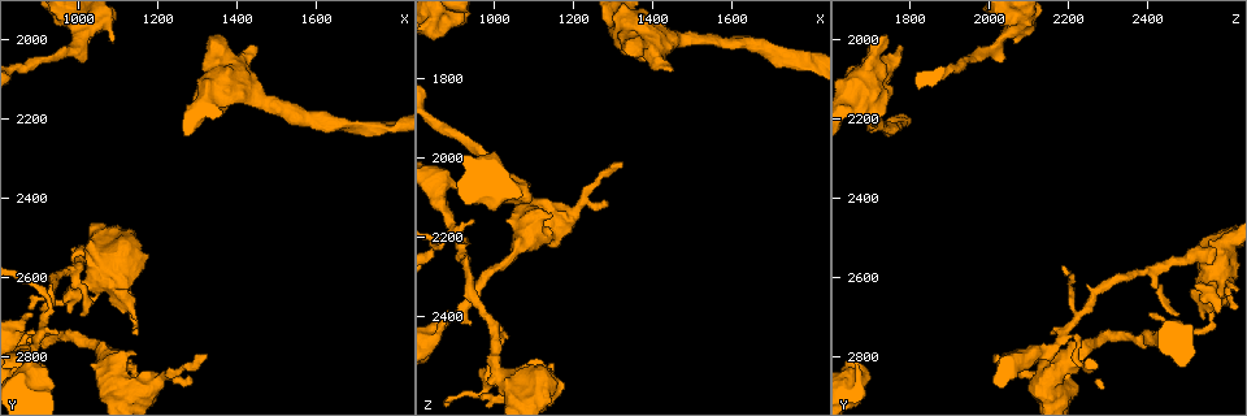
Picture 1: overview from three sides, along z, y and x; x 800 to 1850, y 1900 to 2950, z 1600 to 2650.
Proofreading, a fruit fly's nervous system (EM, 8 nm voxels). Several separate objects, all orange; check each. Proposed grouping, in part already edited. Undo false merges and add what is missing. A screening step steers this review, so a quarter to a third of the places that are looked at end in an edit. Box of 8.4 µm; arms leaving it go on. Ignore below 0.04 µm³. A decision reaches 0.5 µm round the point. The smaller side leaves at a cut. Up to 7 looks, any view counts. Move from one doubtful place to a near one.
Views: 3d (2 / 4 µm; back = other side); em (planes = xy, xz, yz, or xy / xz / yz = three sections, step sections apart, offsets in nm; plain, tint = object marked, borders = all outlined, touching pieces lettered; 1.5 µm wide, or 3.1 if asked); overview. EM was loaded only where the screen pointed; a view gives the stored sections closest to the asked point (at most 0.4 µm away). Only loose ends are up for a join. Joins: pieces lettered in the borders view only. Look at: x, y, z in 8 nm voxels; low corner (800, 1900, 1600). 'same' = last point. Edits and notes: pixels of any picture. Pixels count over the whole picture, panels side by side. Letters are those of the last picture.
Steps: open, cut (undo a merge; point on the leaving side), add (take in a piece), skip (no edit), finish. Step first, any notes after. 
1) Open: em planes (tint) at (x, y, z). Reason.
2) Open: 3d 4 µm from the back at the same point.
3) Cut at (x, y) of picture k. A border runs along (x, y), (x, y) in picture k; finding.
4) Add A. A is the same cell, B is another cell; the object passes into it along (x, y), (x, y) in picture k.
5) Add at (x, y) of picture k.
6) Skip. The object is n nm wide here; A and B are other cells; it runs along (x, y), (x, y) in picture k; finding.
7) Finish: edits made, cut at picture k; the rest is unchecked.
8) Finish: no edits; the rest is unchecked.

Open: 3d 4 µm at (1150, 2745, 2515). An open end.

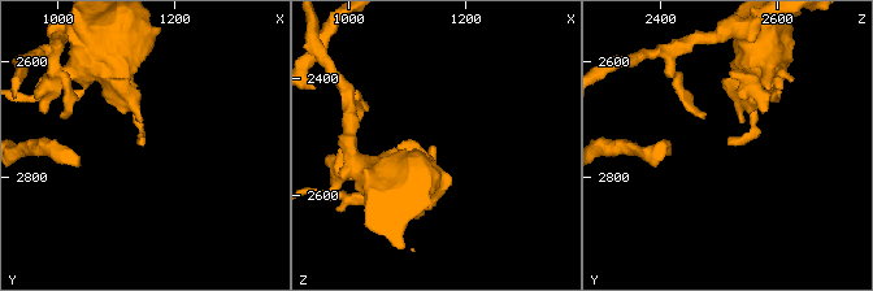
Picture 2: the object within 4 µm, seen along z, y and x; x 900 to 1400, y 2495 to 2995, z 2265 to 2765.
Open: em planes (borders) at (1145, 2740, 2510). Now the EM.

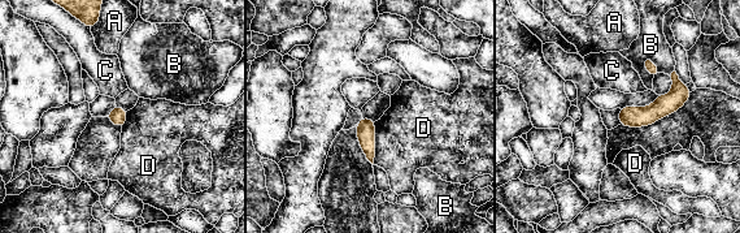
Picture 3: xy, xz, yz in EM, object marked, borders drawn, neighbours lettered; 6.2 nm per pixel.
Skip. A, B, C and D are other cells; a border runs along (375, 121), (375, 156), (373, 164) in picture 3; none of them fits.

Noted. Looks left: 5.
Open: em xy step 8 (tint) at (885, 2755, 2185). Two arms in line, one across.

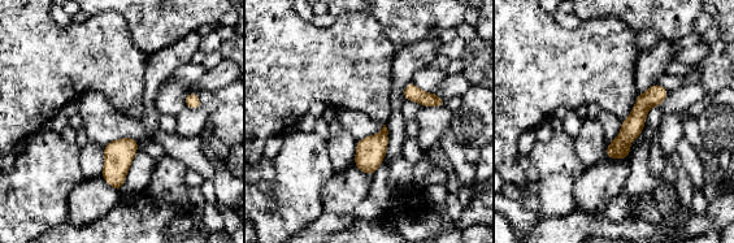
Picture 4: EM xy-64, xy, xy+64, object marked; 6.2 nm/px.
Open: em xz step 8 (tint) at the same point. Cut it another way.

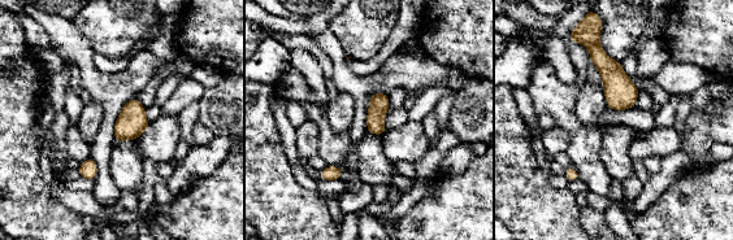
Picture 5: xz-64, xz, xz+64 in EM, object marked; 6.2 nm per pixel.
Open: em xz step 8 (borders) at the same point.

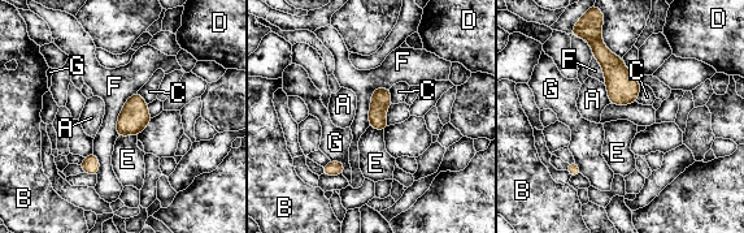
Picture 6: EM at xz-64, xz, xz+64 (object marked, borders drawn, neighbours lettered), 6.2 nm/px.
Skip. The longest contact is with F, 280 nm; A, B, C, D, E, F and G are other cells; a border runs along (387, 86), (373, 91), (368, 125) in picture 6; all the same neuron.

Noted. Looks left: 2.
Finish: no edits; the rest is unchecked.

